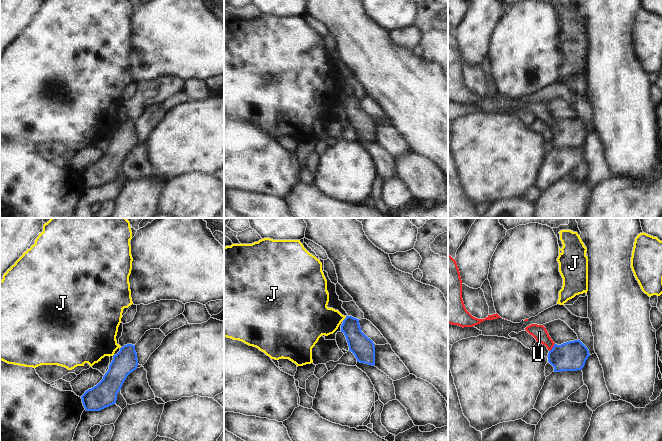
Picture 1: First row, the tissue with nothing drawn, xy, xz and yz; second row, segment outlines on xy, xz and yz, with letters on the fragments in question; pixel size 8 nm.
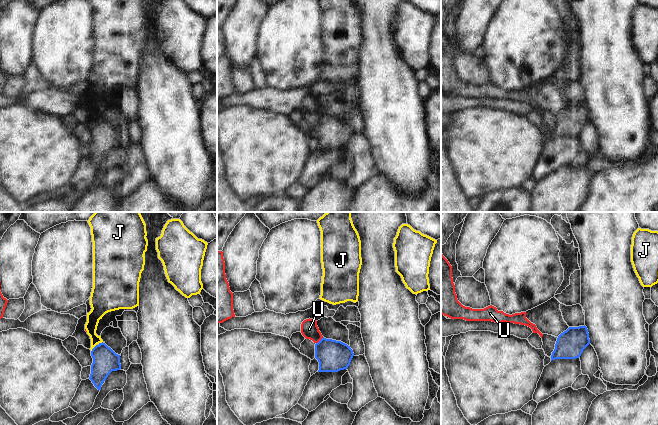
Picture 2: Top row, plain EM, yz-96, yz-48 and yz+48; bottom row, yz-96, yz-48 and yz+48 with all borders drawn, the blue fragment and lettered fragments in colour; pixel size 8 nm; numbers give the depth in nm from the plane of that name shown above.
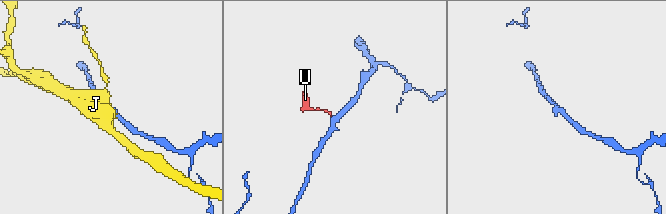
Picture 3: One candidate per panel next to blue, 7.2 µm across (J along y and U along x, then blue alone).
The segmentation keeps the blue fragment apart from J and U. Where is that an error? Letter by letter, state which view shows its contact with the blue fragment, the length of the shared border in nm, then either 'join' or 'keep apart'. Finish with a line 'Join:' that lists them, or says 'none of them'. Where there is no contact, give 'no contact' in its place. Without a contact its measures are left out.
J: meets blue in xz; contact 50 nm long; keep apart
U: meets blue in yz; contact 80 nm long; join
Join: U

